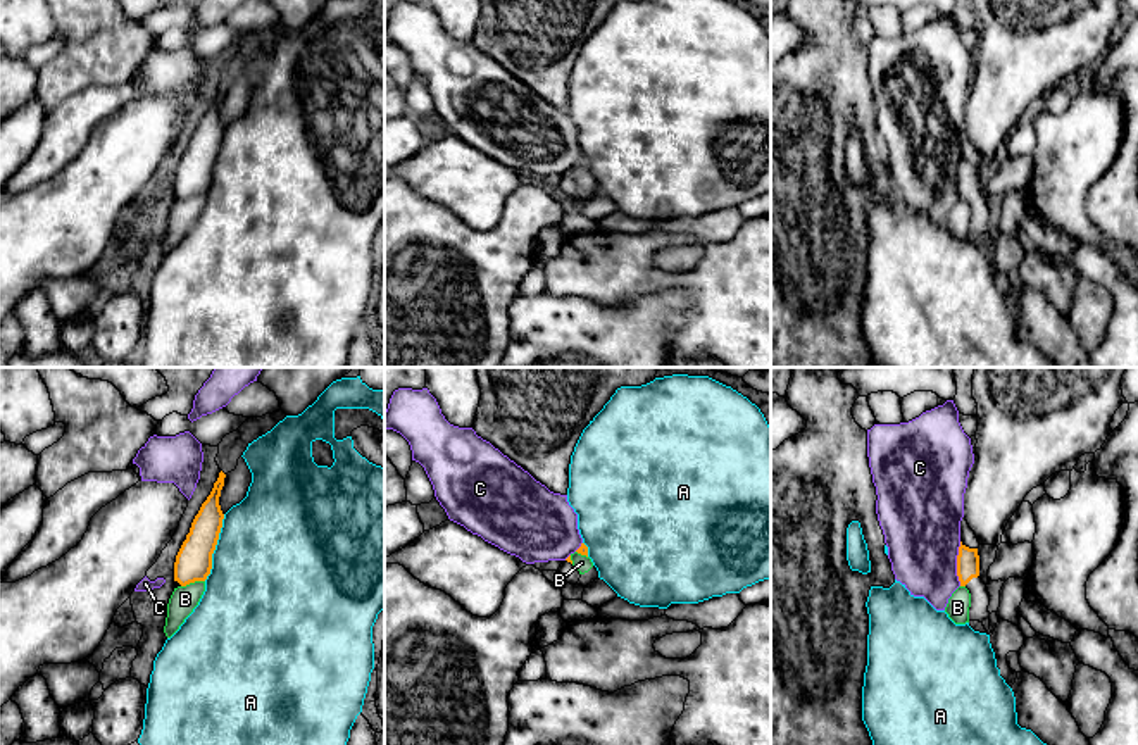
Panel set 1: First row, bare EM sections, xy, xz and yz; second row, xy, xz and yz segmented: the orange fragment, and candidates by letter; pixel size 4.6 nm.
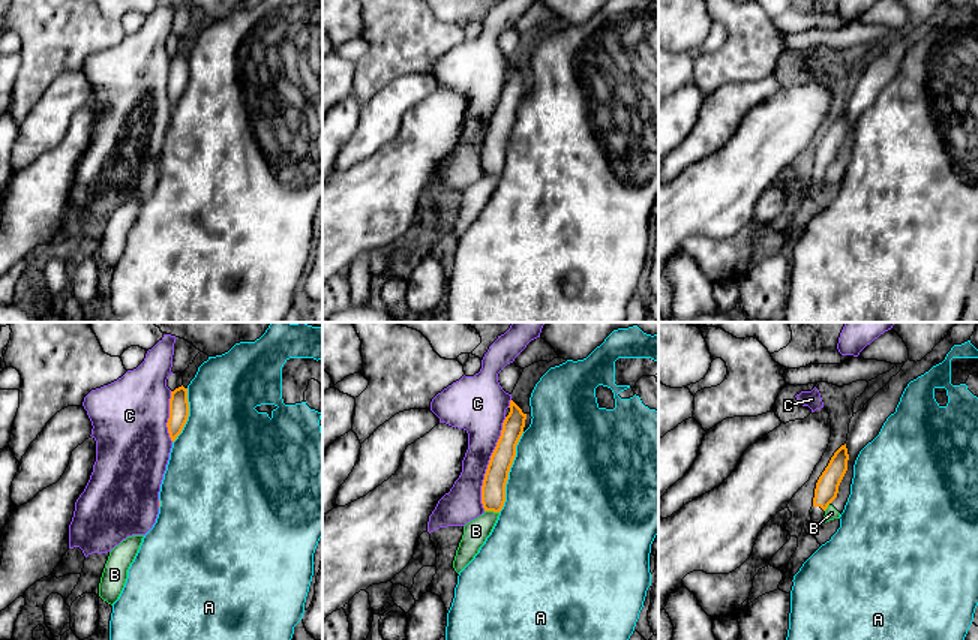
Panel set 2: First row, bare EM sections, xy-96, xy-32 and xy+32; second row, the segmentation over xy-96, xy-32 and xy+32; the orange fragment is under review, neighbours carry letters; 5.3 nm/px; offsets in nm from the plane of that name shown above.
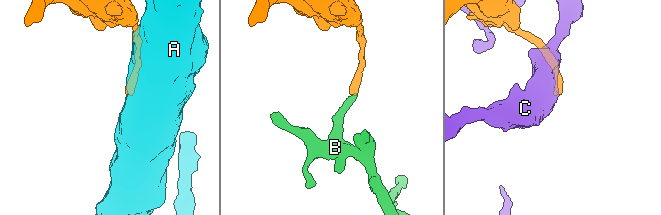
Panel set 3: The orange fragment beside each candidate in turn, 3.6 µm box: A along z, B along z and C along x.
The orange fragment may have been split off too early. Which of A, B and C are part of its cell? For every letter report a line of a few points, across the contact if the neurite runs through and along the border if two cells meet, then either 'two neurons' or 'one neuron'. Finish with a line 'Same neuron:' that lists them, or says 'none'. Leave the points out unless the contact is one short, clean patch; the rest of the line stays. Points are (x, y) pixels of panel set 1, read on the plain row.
A: two neurons
B: xy (204, 194), (181, 200) | two neurons
C: two neurons
Same neuron: none

